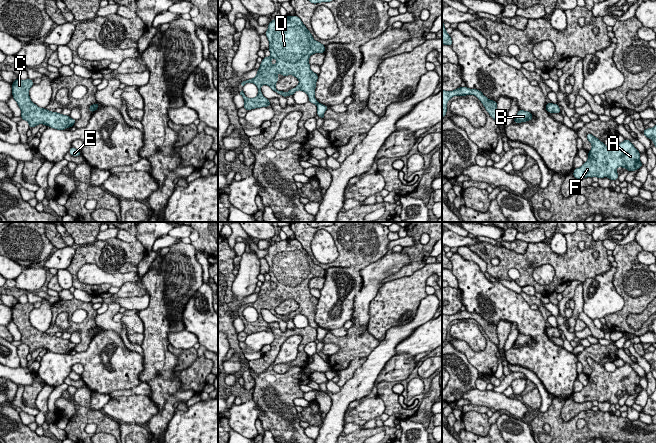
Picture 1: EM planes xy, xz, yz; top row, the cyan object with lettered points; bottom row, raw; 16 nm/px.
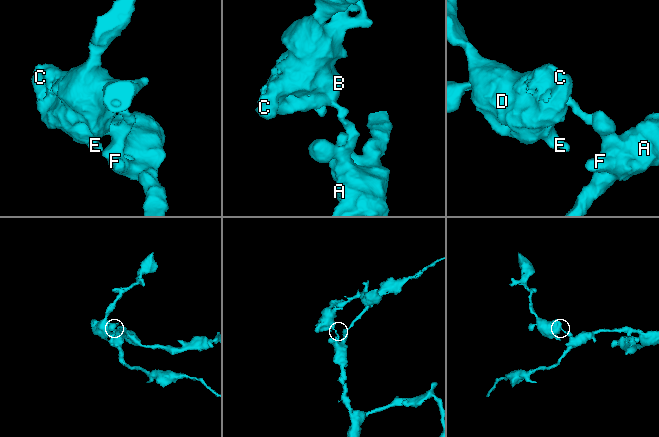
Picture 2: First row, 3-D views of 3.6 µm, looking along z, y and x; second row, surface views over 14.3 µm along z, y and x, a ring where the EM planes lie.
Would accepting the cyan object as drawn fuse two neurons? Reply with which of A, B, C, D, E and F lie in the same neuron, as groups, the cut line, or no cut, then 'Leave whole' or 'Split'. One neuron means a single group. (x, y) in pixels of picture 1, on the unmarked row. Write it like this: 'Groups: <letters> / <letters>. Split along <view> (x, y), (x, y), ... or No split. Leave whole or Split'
Groups: A F / B C D E. Split along xy (92, 329), (94, 334). Split

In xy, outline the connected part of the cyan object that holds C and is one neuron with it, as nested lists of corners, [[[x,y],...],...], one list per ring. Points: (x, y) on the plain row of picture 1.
[[[17,302],[12,307],[12,320],[21,333],[21,342],[29,347],[30,353],[43,348],[53,353],[65,354],[71,352],[76,346],[69,339],[51,336],[47,333],[40,332],[34,328],[29,320],[29,314],[33,310],[33,304],[21,304]]]

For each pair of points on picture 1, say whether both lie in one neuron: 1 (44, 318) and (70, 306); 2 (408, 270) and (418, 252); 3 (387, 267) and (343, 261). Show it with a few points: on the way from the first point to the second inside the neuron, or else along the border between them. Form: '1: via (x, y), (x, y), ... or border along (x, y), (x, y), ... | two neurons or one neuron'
1: border along (53, 304), (51, 307), (50, 326), (45, 331) | two neurons
2: via (412, 266), (417, 261), (418, 256) | one neuron
3: border along (387, 250), (381, 257), (360, 270) | two neurons

